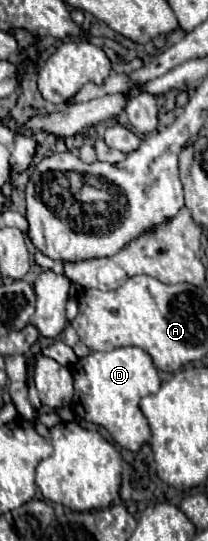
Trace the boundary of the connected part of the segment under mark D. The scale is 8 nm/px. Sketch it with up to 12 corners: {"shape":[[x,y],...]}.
{"shape":[[118,347],[72,365],[72,409],[138,451],[138,403],[158,391],[146,351]]}

